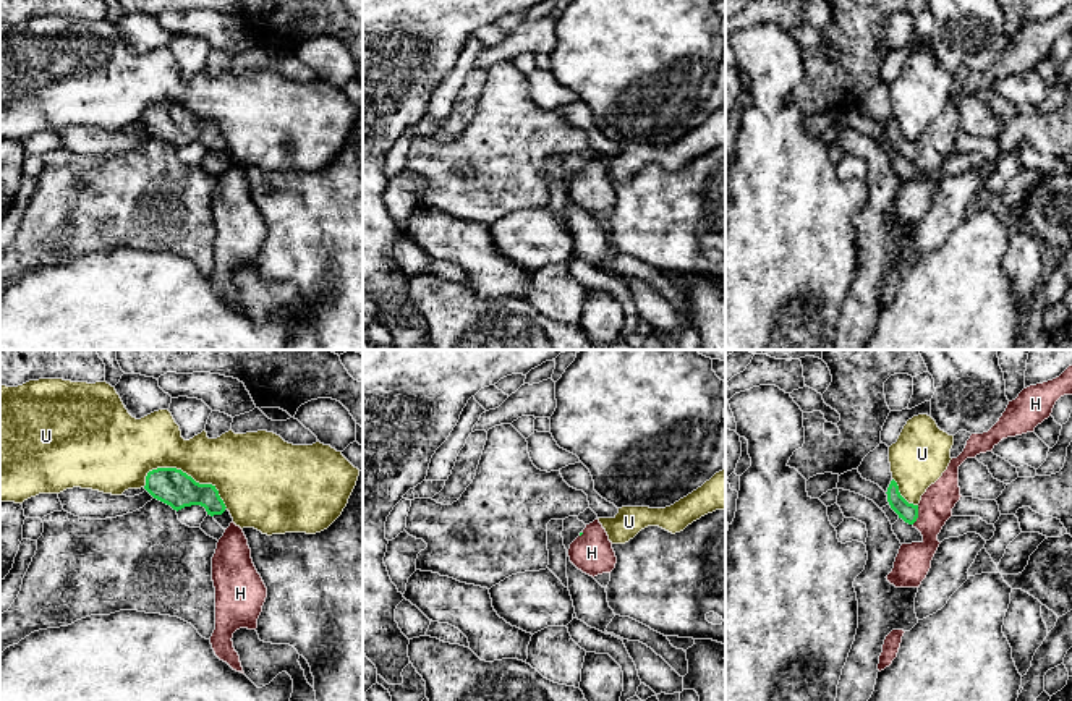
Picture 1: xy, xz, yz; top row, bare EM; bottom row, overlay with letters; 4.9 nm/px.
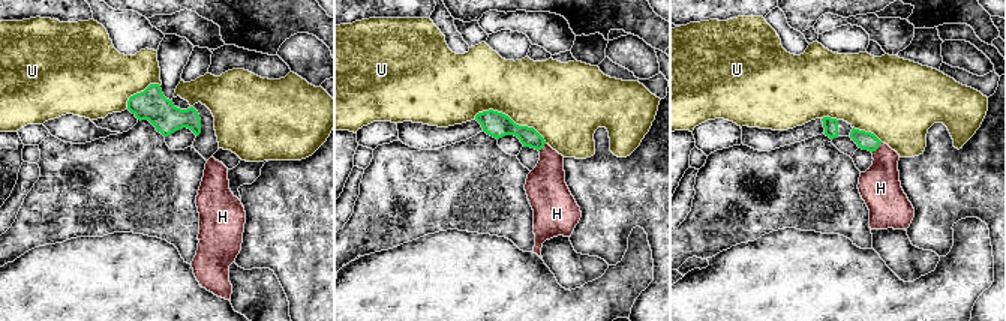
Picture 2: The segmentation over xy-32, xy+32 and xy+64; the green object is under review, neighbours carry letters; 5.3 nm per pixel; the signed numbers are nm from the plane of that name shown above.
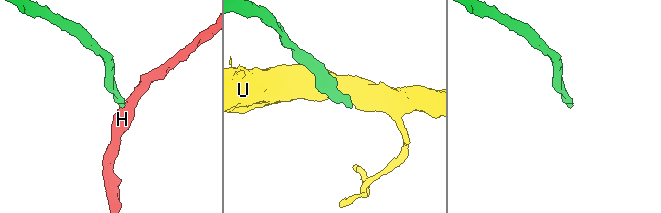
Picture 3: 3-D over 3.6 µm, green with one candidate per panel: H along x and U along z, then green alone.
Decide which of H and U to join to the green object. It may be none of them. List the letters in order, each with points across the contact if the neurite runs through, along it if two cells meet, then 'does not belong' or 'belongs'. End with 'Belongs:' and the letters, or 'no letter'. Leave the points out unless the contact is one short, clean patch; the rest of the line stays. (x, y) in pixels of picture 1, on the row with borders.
H: way yz (909, 512), (917, 515), (928, 546), (912, 564); belongs
U: does not belong
Belongs: H

